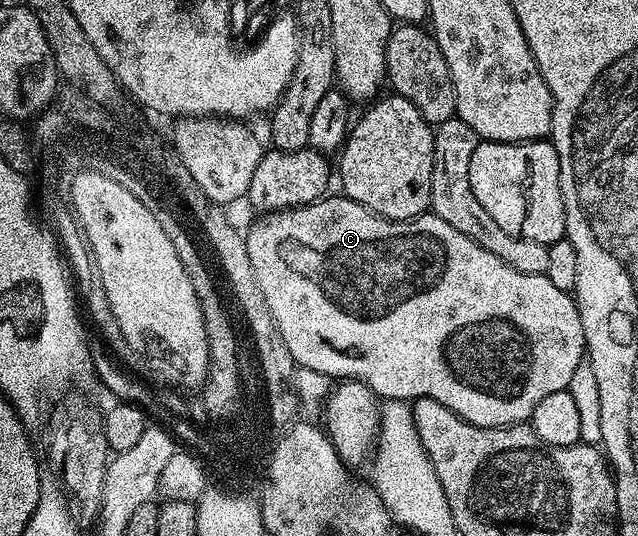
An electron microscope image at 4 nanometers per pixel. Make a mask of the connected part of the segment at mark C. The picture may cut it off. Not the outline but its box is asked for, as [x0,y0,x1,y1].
[246,194,586,428]

